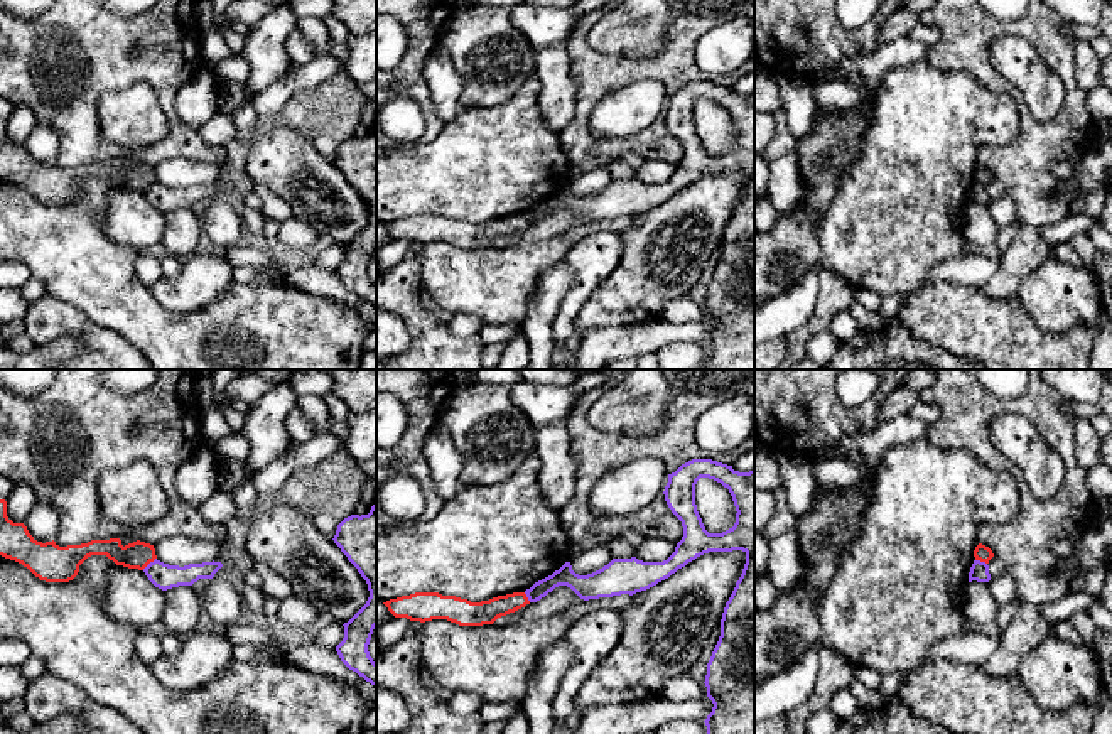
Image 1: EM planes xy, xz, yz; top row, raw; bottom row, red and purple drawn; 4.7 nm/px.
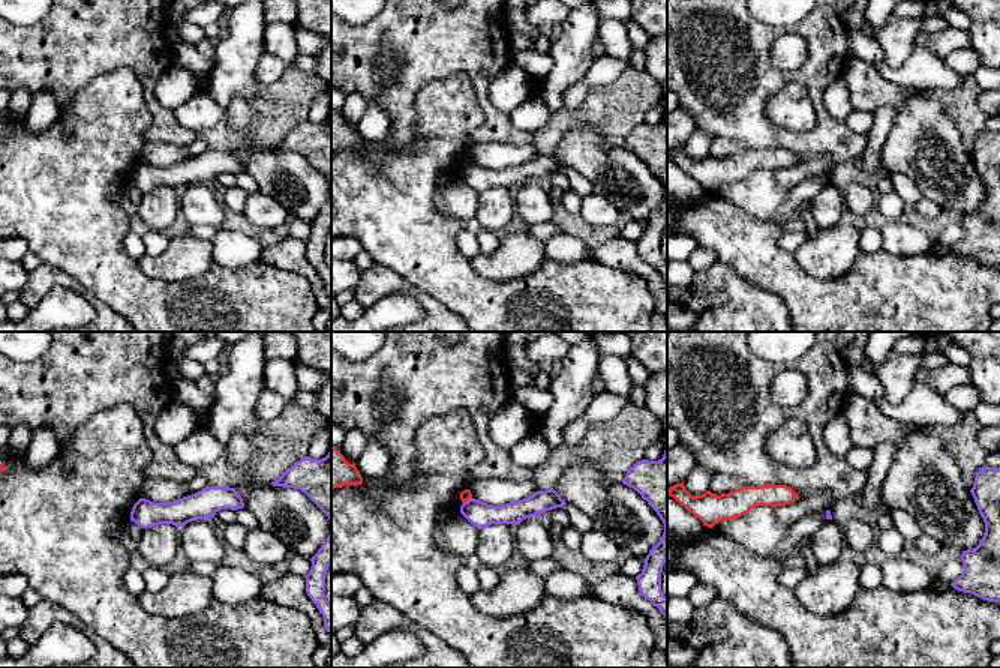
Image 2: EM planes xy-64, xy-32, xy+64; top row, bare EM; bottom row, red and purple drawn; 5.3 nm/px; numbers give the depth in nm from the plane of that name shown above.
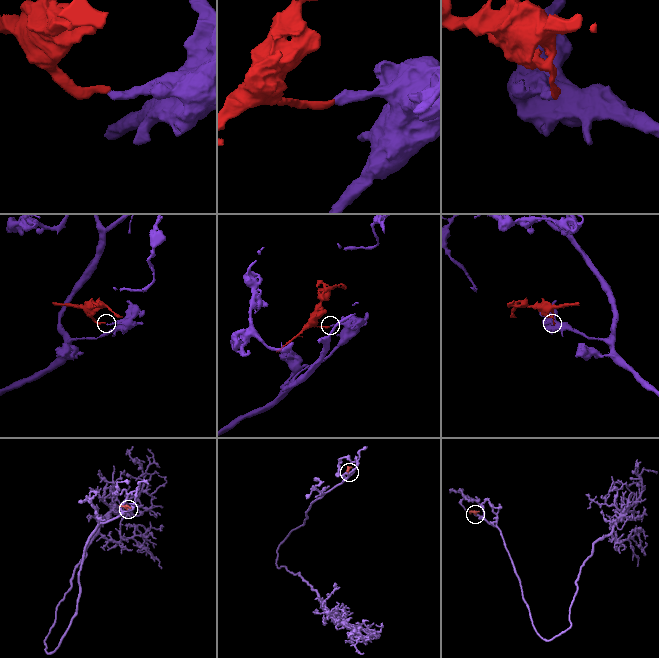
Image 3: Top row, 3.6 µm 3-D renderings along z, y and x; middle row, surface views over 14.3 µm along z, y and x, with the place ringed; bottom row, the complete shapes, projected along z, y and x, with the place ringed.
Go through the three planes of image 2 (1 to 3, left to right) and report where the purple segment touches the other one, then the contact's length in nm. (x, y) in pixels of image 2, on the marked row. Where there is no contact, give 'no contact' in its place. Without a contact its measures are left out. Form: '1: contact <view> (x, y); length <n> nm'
1: no contact
2: contact xy-32 (467, 500); length 60 nm
3: no contact

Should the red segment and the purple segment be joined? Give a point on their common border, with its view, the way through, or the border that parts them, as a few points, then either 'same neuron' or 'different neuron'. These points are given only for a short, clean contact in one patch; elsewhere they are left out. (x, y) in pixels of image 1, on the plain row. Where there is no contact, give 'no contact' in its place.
contact xy (149, 184); border xy (156, 179), (142, 191); different neuron

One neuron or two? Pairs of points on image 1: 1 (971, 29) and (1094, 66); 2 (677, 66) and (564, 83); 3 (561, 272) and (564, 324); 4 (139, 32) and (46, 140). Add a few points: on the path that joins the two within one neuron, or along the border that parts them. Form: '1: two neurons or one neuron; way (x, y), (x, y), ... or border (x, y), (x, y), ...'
1: two neurons; border (1075, 41), (1075, 81), (1087, 91)
2: two neurons; border (567, 43), (576, 81), (571, 120)
3: two neurons; border (567, 262), (572, 286), (554, 321), (552, 340)
4: two neurons; border (37, 122), (56, 132), (58, 154), (54, 161)

